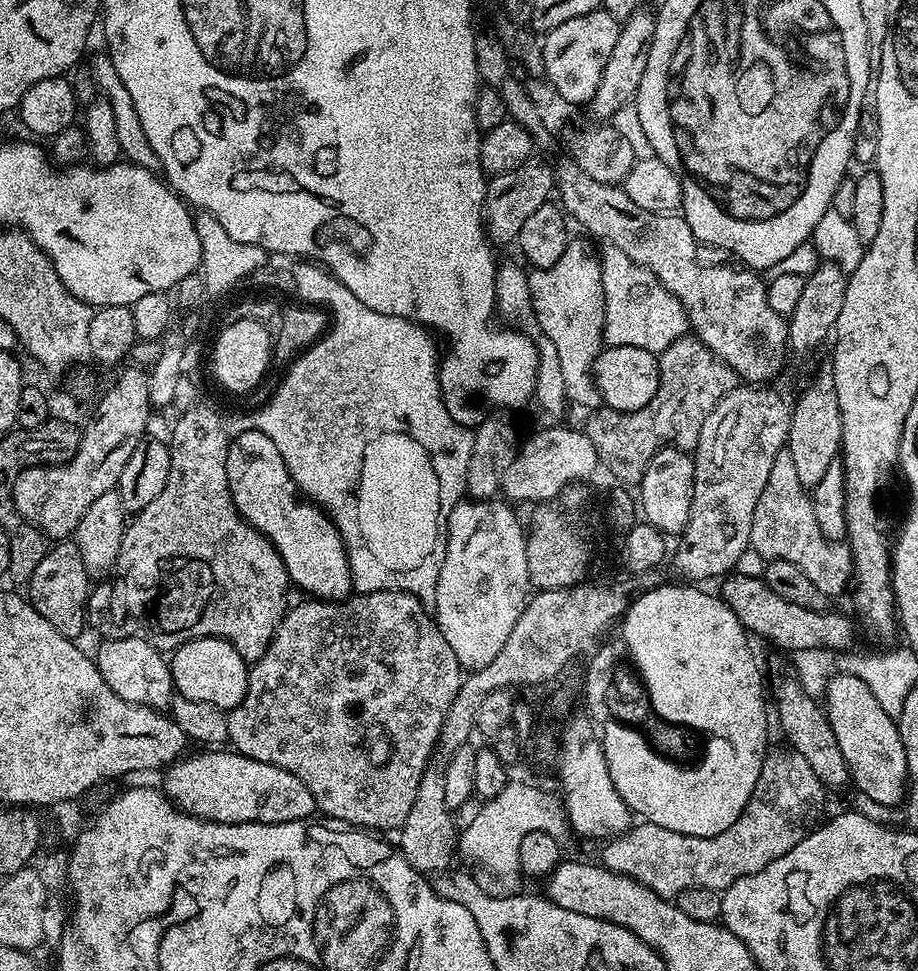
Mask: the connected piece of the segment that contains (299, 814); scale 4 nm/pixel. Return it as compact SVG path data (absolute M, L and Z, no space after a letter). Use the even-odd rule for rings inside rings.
M235 750L196 751L200 752L181 756L163 773L164 795L187 816L219 824L281 824L307 820L317 811L314 794L290 770L246 758Z

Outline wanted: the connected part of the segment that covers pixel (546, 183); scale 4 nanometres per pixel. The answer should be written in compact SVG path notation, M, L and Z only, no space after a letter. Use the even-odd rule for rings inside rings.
M539 155L528 157L522 166L514 170L506 170L502 174L492 176L488 180L488 189L484 199L484 227L488 229L489 237L497 245L508 244L517 239L522 225L530 219L530 214L538 210L538 206L549 203L551 194L556 188L556 173L553 165L539 160ZM500 243L500 244L499 244Z

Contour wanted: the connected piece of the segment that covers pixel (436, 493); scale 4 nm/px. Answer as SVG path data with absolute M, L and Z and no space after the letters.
M296 262L291 265L290 269L296 283L295 295L300 295L301 301L319 302L323 305L330 313L331 324L311 348L301 352L295 360L291 361L287 369L289 372L285 374L284 381L277 386L276 393L269 398L268 404L255 410L254 417L258 420L259 432L266 434L266 438L270 438L274 446L278 446L278 454L282 454L288 467L288 473L292 475L292 481L295 482L297 489L311 503L323 508L340 532L340 537L344 539L344 549L348 555L348 565L352 571L353 589L357 593L411 592L426 606L431 605L436 599L438 574L446 558L448 515L466 492L466 470L470 461L470 452L474 447L474 431L471 427L454 422L454 418L450 418L446 410L444 400L440 396L438 352L436 356L436 344L431 340L433 337L429 329L422 324L407 320L404 316L378 314L362 306L362 302L358 302L358 298L354 298L354 294L350 294L350 290L346 290L346 286L342 286L342 282L338 282L338 278L321 267L319 263Z

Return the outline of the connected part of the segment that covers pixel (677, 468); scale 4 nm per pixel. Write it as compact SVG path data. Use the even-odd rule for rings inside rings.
M661 448L646 466L638 485L638 508L643 519L665 537L679 537L690 522L690 502L694 498L695 459L683 448Z

